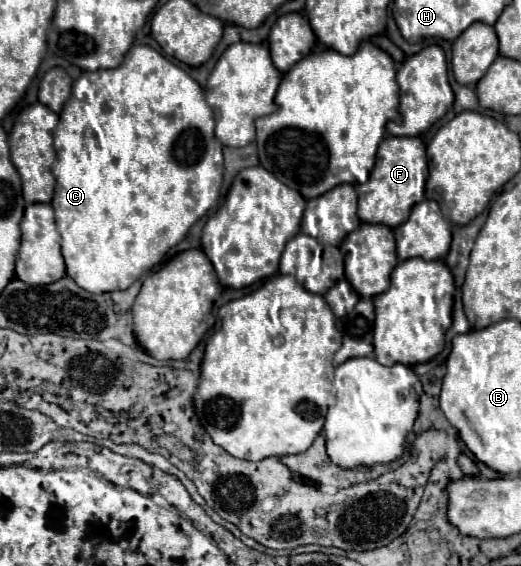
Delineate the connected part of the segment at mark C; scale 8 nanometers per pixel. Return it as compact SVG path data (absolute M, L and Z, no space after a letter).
M133 45L121 67L81 73L81 77L73 83L73 93L59 115L59 123L53 133L55 151L57 151L57 159L53 163L53 175L57 179L57 185L55 185L55 197L51 201L55 209L57 231L63 237L61 247L67 265L67 275L73 277L73 281L81 285L81 289L89 293L109 293L131 287L131 283L143 277L153 265L157 265L163 259L163 255L171 247L175 247L187 235L187 231L193 227L197 219L201 219L209 209L217 205L223 183L223 145L221 141L217 141L213 129L215 129L213 111L205 101L205 91L201 89L201 85L189 73L185 73L181 67L165 59L149 45Z

